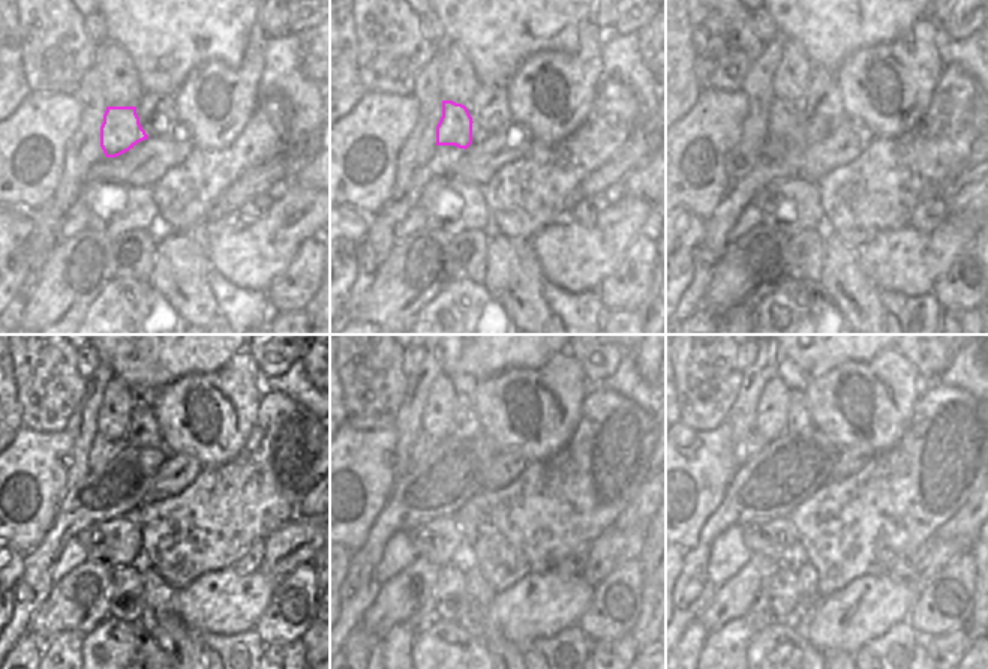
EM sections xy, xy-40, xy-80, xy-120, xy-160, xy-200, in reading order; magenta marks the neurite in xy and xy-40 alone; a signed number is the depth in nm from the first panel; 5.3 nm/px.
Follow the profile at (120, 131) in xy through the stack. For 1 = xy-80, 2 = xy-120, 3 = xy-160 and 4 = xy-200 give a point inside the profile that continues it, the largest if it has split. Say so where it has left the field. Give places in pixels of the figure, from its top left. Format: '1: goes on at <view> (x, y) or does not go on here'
1: goes on at xy-80 (784, 117)
2: goes on at xy-120 (102, 450)
3: goes on at xy-160 (423, 444)
4: goes on at xy-200 (753, 441)

